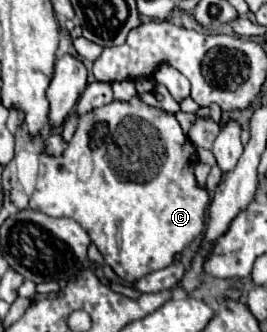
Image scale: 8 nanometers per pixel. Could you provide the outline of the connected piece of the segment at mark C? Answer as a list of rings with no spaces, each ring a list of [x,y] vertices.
[[[140,94],[126,102],[112,100],[80,118],[62,156],[50,158],[44,152],[40,154],[40,172],[30,208],[48,216],[66,216],[76,220],[98,246],[104,262],[124,282],[136,282],[154,270],[170,266],[176,254],[180,254],[204,230],[210,194],[196,182],[196,164],[196,148],[174,114],[144,104]]]

